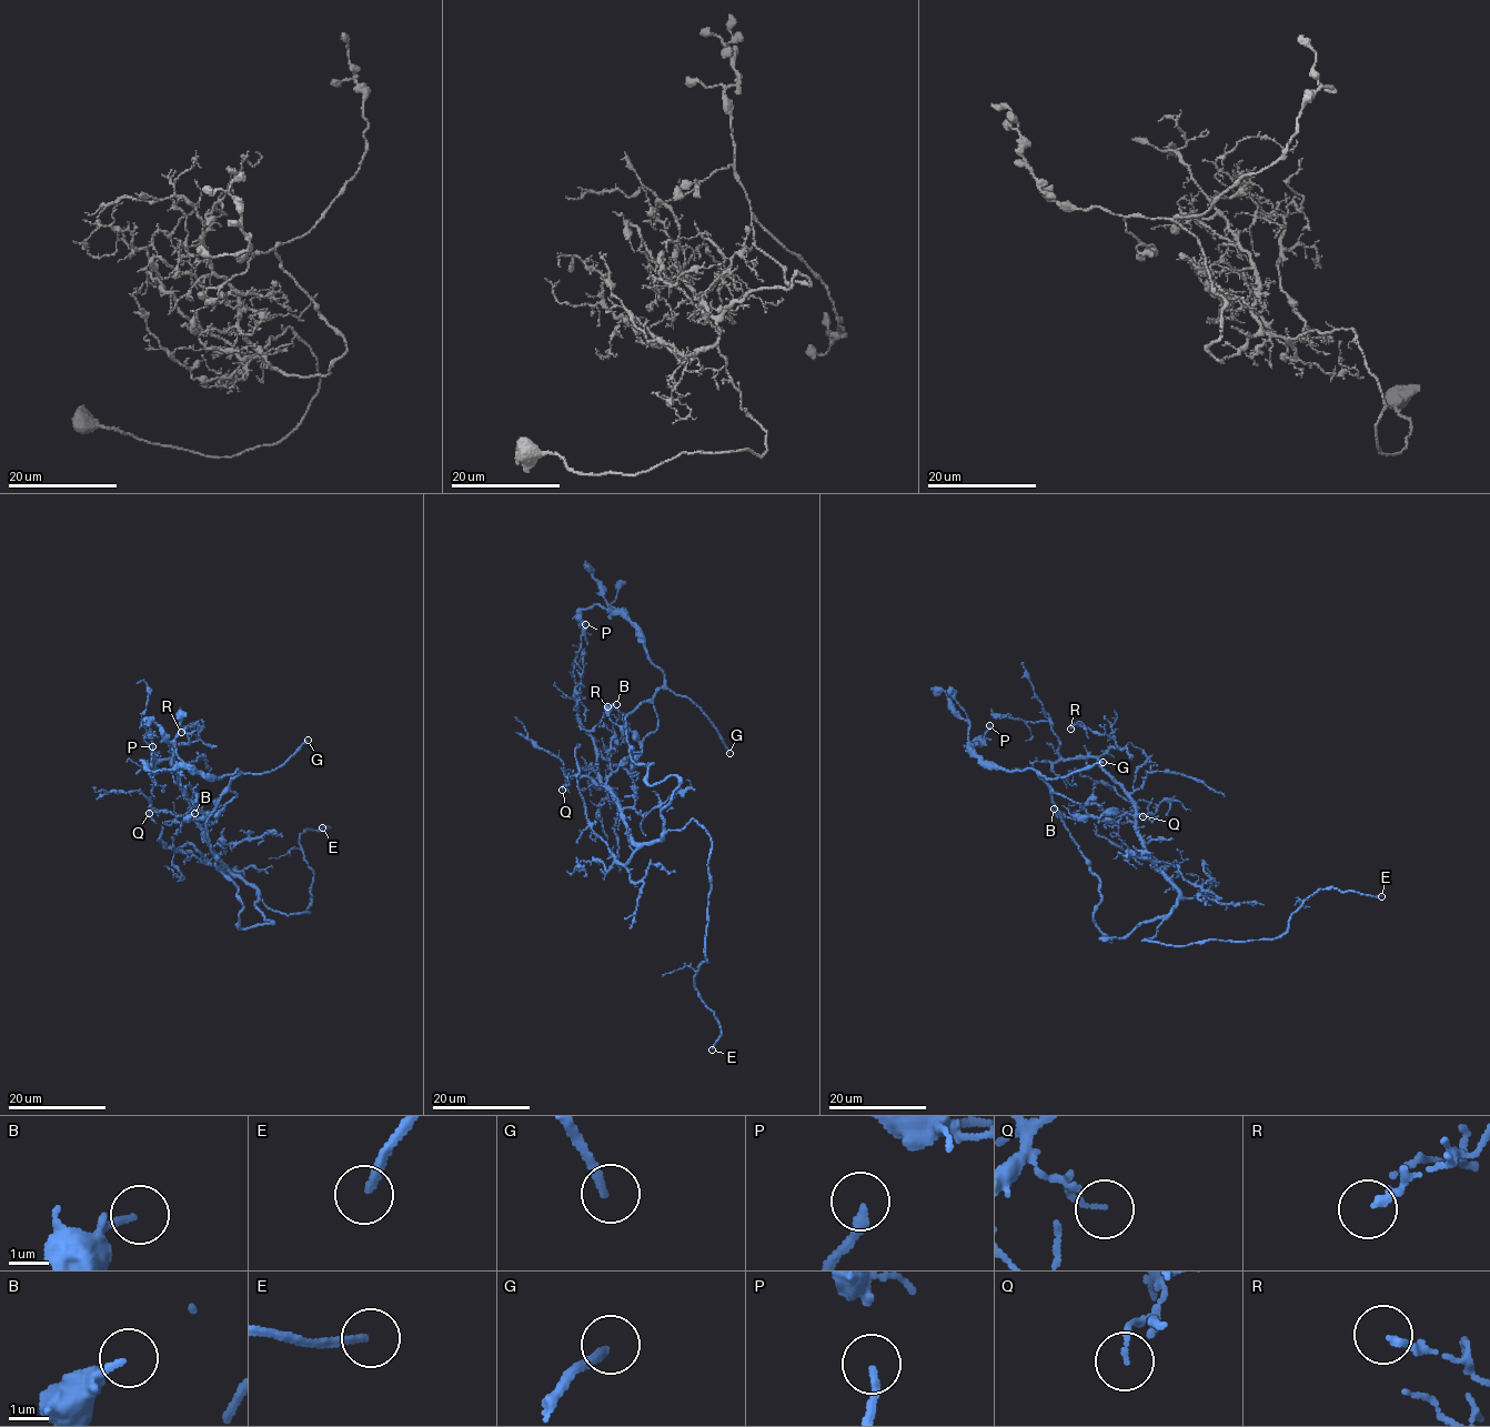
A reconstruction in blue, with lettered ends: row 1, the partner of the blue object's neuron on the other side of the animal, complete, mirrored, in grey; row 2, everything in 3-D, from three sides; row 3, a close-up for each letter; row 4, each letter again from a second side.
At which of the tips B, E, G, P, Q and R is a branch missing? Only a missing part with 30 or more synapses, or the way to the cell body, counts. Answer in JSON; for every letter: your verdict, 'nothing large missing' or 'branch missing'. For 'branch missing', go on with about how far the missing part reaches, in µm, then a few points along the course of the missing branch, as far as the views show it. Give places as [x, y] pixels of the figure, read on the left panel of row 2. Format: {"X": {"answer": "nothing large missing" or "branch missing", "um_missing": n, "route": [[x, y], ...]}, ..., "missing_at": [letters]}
{"B": {"answer": "nothing large missing"}, "E": {"answer": "branch missing", "um_missing": 90, "route": [[322, 827], [292, 847], [278, 848], [252, 863], [225, 868], [151, 866], [97, 852], [49, 848]]}, "G": {"answer": "branch missing", "um_missing": 45, "route": [[308, 740], [332, 719], [343, 696], [344, 682], [335, 634], [314, 621]]}, "P": {"answer": "nothing large missing"}, "Q": {"answer": "nothing large missing"}, "R": {"answer": "nothing large missing"}, "missing_at": ["E", "G"]}

